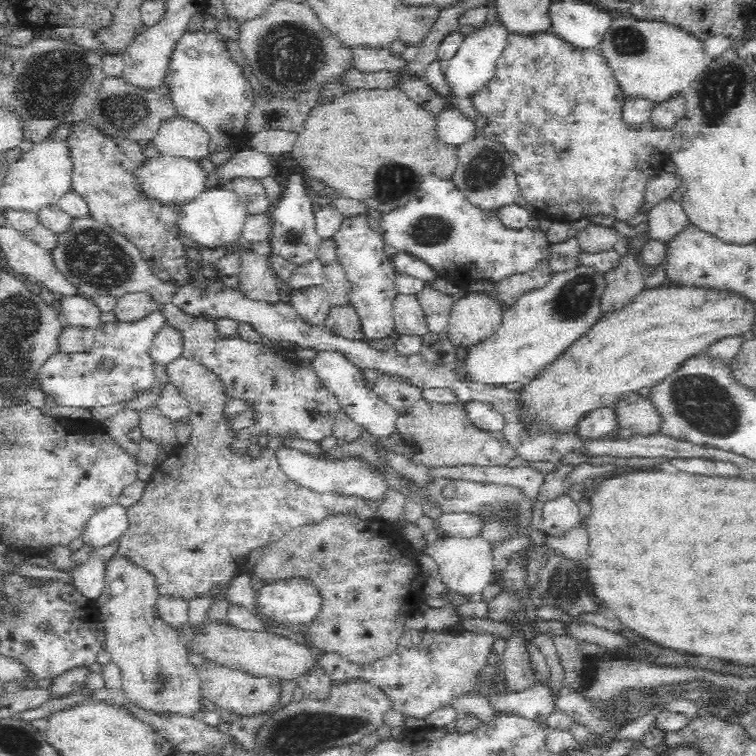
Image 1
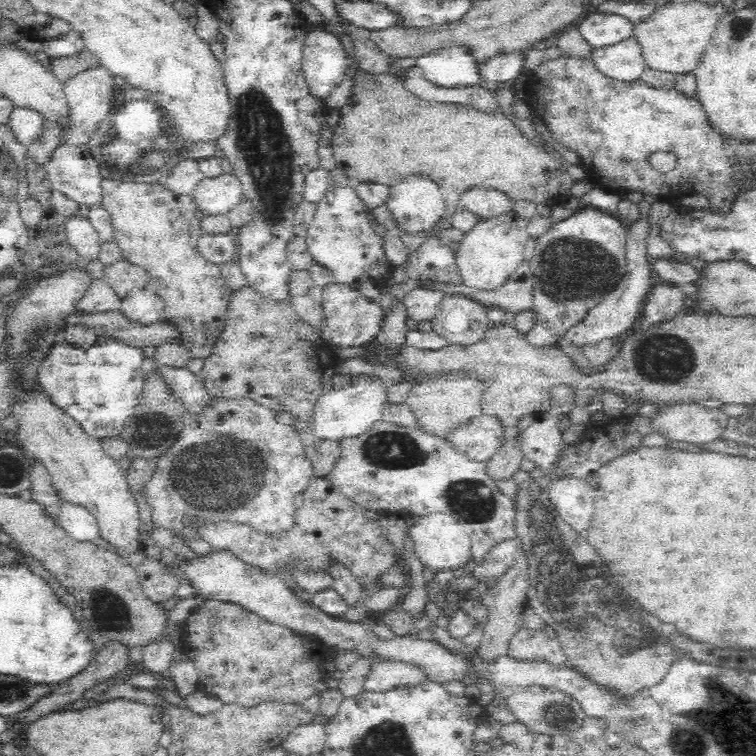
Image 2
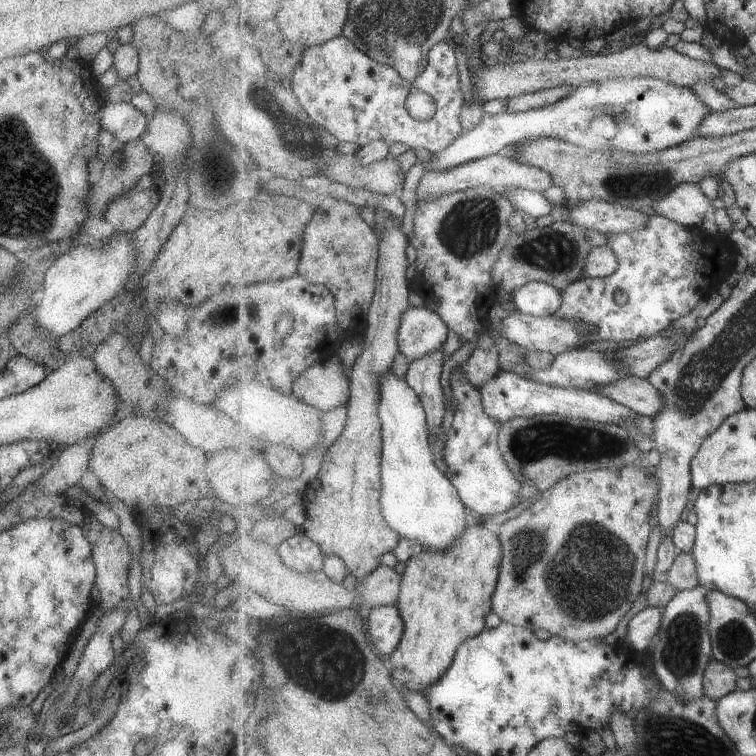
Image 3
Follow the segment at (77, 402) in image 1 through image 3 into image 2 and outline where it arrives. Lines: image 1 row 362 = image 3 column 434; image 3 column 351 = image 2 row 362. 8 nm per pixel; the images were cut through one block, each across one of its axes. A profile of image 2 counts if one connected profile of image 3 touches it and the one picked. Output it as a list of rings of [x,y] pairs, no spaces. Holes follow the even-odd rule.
[[[97,337],[89,348],[54,343],[38,366],[37,381],[52,404],[76,420],[86,434],[100,440],[115,437],[140,405],[144,386],[140,366],[144,358],[141,348],[112,337]]]

